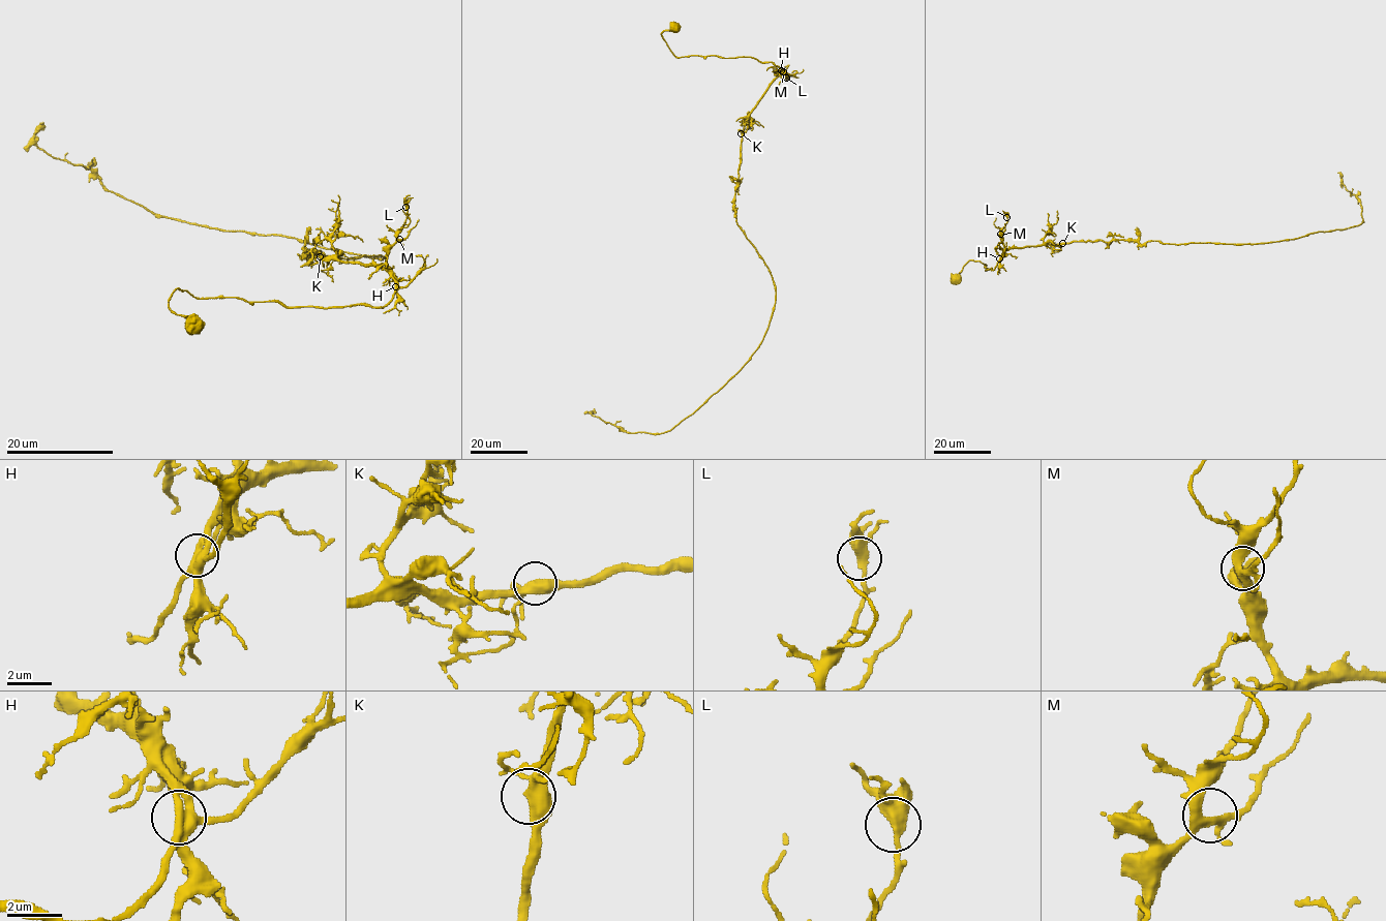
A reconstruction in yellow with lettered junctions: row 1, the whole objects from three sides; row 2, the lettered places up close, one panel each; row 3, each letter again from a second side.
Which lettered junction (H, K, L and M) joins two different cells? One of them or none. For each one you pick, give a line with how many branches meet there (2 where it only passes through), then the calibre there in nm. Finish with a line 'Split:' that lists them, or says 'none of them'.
Split: none of them

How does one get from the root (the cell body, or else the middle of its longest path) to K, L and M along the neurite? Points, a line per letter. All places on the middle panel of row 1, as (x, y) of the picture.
K: (674, 28), (664, 30), (661, 35), (678, 57), (751, 57), (773, 62), (781, 69), (750, 114), (741, 133)
L: (674, 28), (661, 35), (678, 57), (751, 57), (773, 62), (781, 69), (776, 74), (782, 71), (786, 78)
M: (674, 28), (664, 30), (661, 35), (678, 57), (751, 57), (777, 66), (781, 71), (777, 75), (783, 71)

